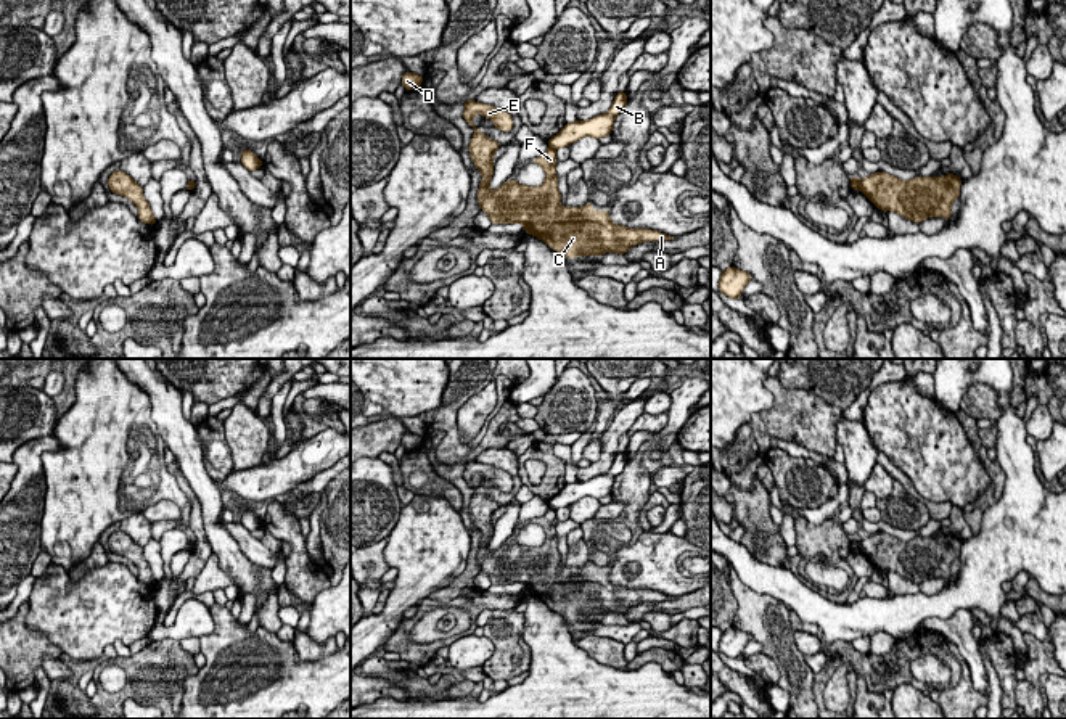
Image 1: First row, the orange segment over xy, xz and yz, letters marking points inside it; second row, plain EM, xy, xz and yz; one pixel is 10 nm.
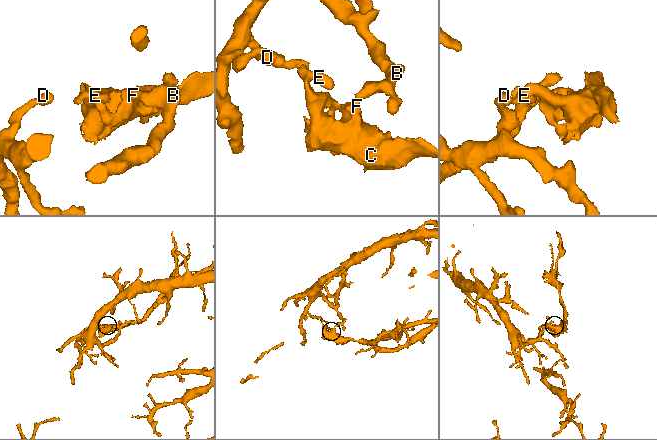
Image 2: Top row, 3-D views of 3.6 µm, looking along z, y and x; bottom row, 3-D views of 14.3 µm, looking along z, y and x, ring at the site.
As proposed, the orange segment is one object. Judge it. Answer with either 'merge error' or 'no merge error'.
merge error

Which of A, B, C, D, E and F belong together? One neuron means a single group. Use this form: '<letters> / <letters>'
A C E F / B D

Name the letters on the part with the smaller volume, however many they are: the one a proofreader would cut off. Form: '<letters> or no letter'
A, C, E, F

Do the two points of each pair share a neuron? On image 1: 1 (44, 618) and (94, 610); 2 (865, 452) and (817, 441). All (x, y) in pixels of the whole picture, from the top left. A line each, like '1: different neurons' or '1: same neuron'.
1: same neuron
2: different neurons

